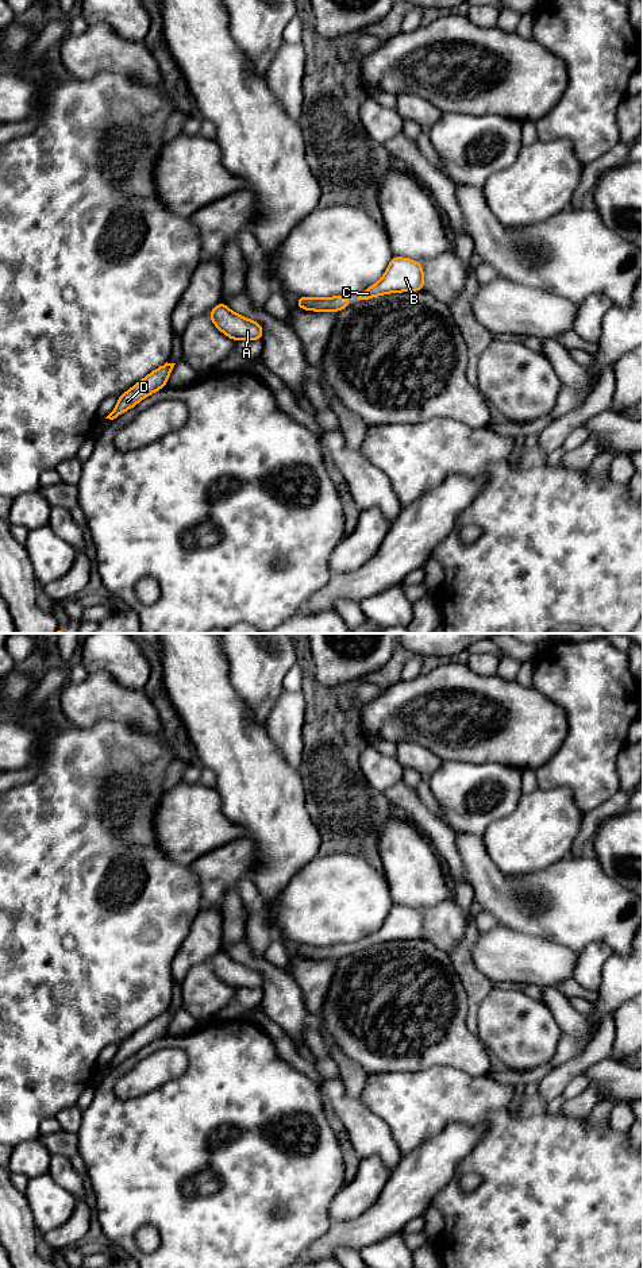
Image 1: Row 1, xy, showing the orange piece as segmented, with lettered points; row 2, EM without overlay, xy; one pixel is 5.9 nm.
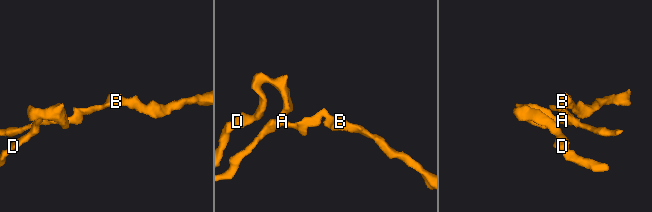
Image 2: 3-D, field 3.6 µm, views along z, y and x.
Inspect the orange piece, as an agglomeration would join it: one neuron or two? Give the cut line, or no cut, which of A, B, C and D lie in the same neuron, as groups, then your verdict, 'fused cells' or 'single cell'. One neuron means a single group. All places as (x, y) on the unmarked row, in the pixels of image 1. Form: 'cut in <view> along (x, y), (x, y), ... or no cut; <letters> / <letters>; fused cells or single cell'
no cut; A B C D; single cell

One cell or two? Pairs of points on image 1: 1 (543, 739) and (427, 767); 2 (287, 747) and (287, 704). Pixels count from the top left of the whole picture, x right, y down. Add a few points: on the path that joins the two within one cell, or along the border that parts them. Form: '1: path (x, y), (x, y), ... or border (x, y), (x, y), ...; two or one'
1: border (414, 743), (424, 746), (442, 760); two
2: path (287, 736), (287, 715); one

